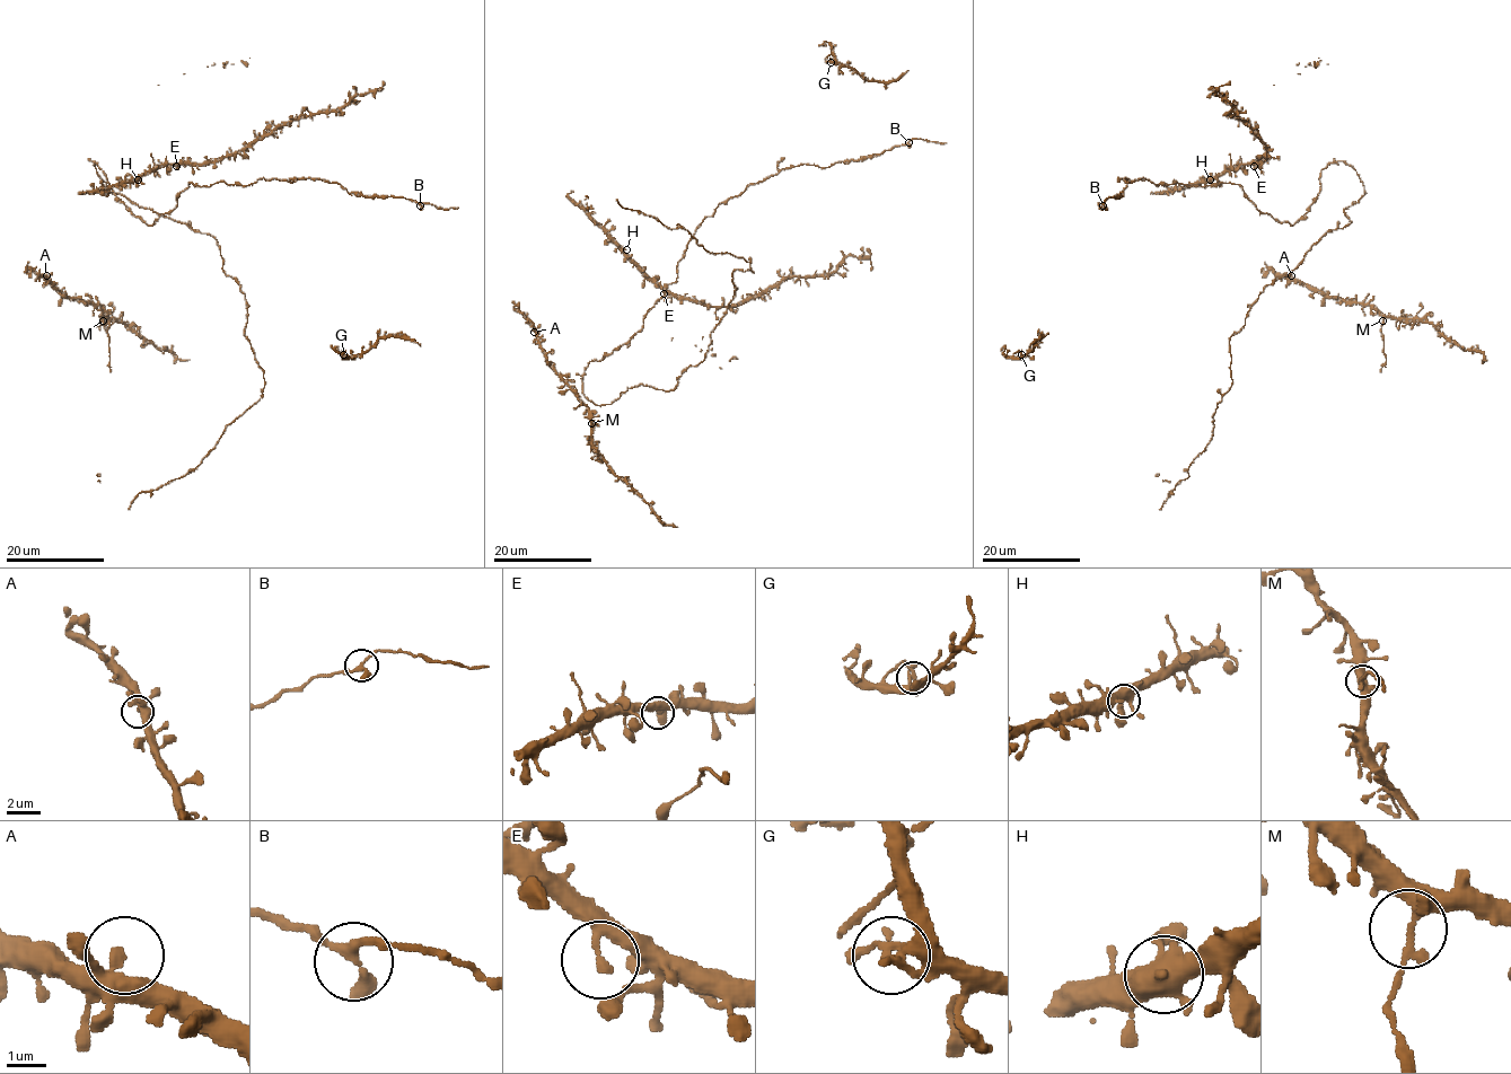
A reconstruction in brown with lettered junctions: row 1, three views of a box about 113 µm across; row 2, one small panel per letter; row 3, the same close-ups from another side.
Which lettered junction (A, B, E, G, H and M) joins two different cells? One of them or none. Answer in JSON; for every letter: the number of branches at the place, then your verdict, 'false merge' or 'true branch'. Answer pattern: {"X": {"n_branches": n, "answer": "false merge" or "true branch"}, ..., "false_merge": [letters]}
{"A": {"n_branches": 4, "answer": "true branch"}, "B": {"n_branches": 3, "answer": "true branch"}, "E": {"n_branches": 2, "answer": "true branch"}, "G": {"n_branches": 3, "answer": "true branch"}, "H": {"n_branches": 3, "answer": "true branch"}, "M": {"n_branches": 3, "answer": "false merge"}, "false_merge": ["M"]}

